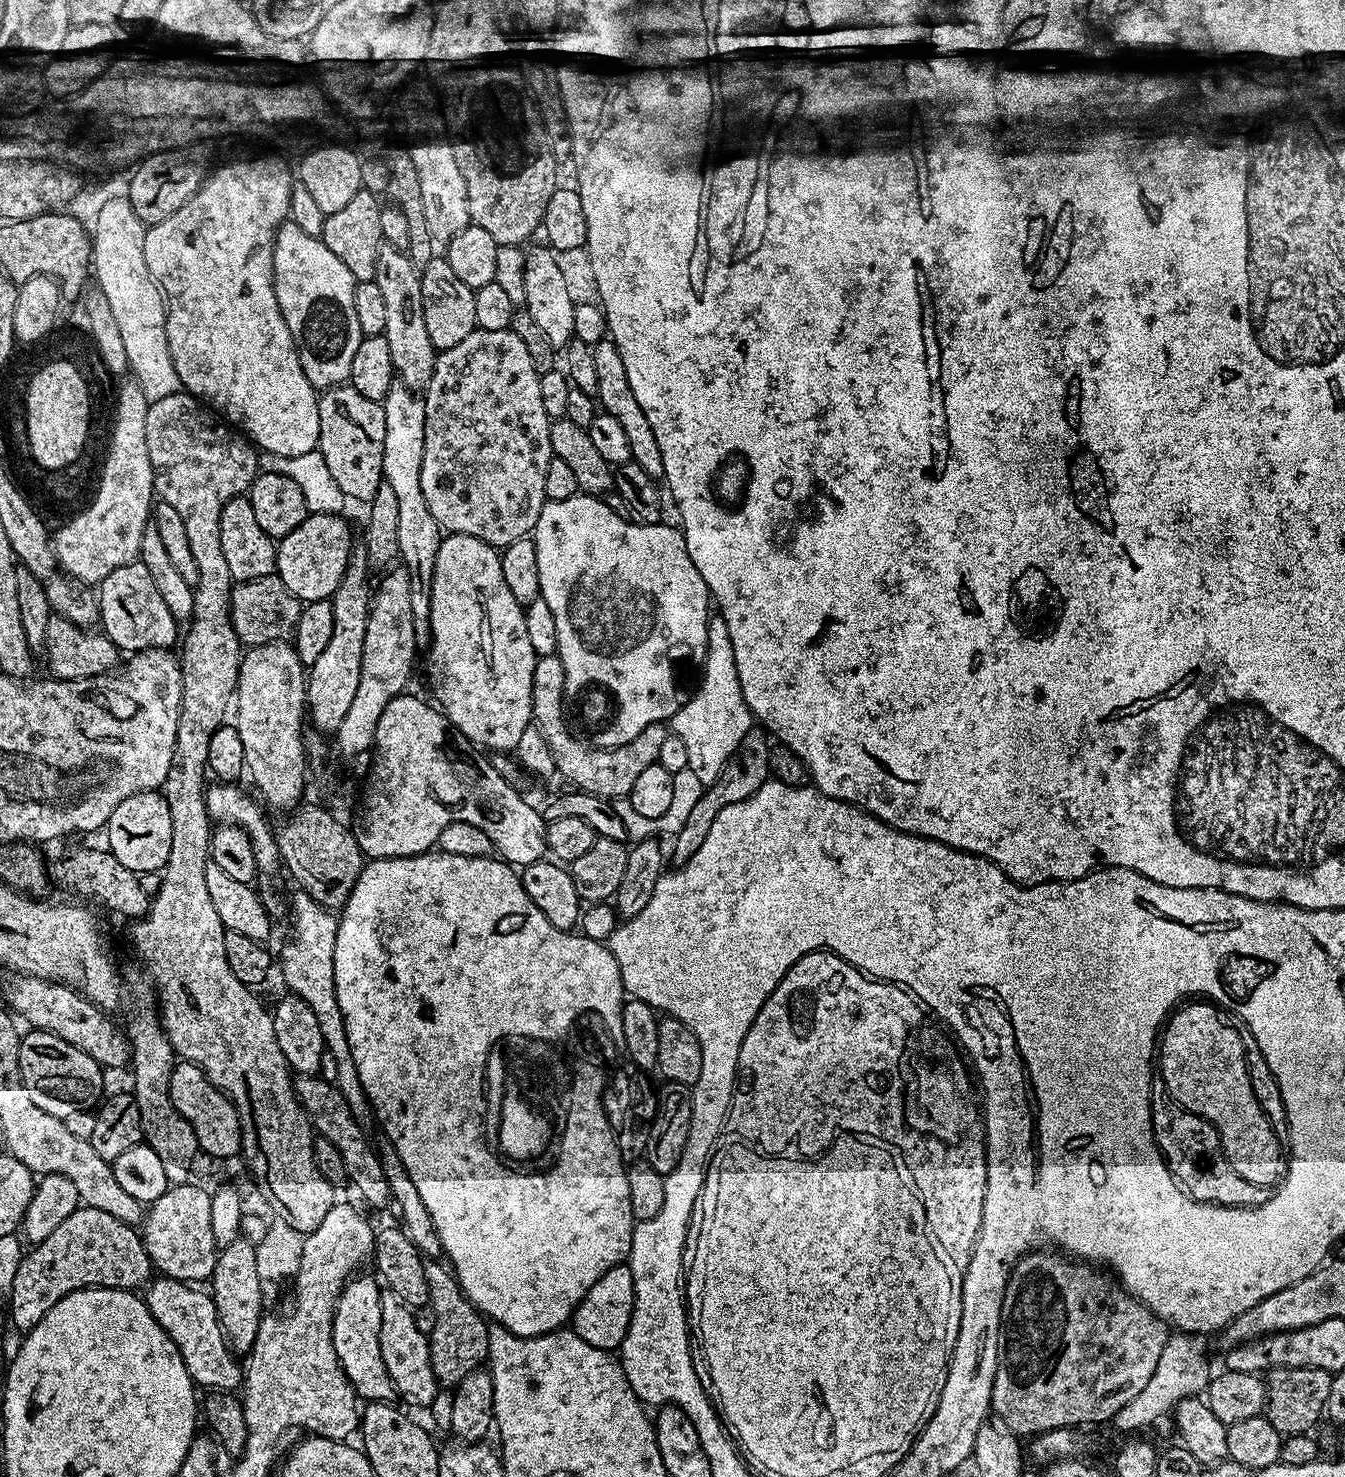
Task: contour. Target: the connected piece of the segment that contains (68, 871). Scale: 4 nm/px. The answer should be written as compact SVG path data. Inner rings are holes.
M76 848L73 852L66 853L56 865L51 865L51 879L80 896L93 896L94 899L101 900L124 916L145 916L150 907L150 892L140 885L141 877L126 870L126 866L122 866L122 862L118 862L118 858L114 858L111 852L100 848Z

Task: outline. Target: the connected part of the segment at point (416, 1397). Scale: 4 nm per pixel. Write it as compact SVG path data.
M387 1290L381 1291L380 1305L382 1306L380 1331L382 1362L386 1362L386 1370L394 1382L396 1391L401 1397L405 1396L416 1404L428 1404L438 1391L436 1374L432 1369L431 1352L428 1349L428 1337L418 1330L413 1318L413 1309L403 1304L398 1294Z

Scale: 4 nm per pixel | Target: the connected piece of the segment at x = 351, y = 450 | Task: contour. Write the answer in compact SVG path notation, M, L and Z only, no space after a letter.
M342 384L327 389L319 397L319 440L318 450L328 466L328 471L342 490L344 496L368 504L383 483L384 452L386 438L385 410L380 402L374 402L360 394L350 384Z

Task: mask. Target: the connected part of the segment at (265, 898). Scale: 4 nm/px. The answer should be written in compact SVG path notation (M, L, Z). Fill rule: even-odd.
M216 782L213 785L213 788L211 785L206 792L208 815L213 821L223 822L225 825L236 825L248 832L248 836L253 844L254 858L257 859L260 900L273 921L280 922L283 916L285 919L289 915L290 904L286 896L284 900L283 894L276 892L276 880L272 877L282 872L282 861L280 859L280 851L276 845L273 825L268 825L268 820L264 817L265 809L259 803L256 805L242 789L236 788L240 786L232 782Z

